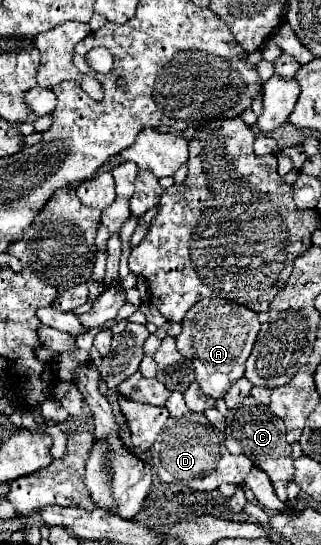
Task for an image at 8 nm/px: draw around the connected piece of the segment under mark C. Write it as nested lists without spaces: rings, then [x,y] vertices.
[[[252,396],[244,398],[244,402],[236,410],[228,410],[226,414],[226,448],[232,454],[244,454],[252,460],[252,464],[264,470],[278,494],[280,500],[286,500],[286,484],[294,478],[292,466],[292,446],[284,438],[284,422],[272,414],[272,410]]]

